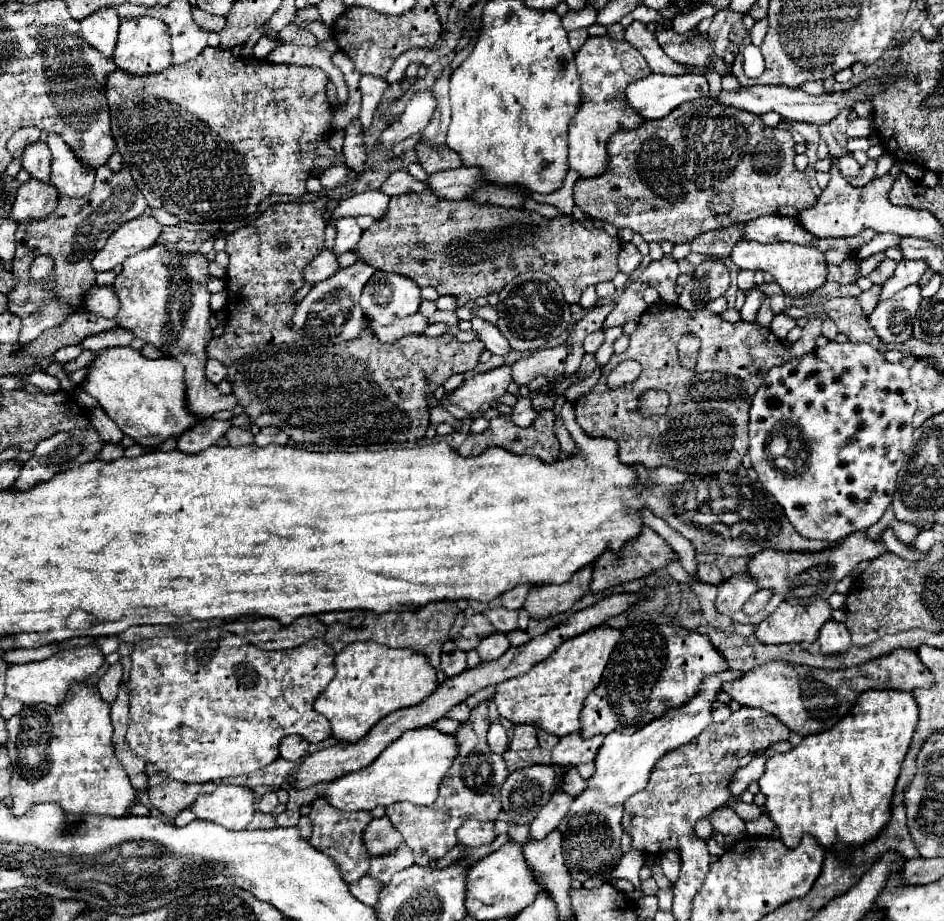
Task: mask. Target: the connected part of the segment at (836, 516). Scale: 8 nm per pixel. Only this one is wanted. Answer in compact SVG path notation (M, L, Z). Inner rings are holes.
M830 341L826 347L814 349L804 357L772 367L758 387L750 407L748 453L752 467L758 473L758 481L776 497L802 537L840 541L850 533L866 531L892 503L898 471L902 469L906 451L914 443L912 420L916 407L916 395L910 387L906 367L888 363L884 355L868 343ZM776 423L796 425L802 433L802 449L792 449L790 463L768 453L768 435Z

